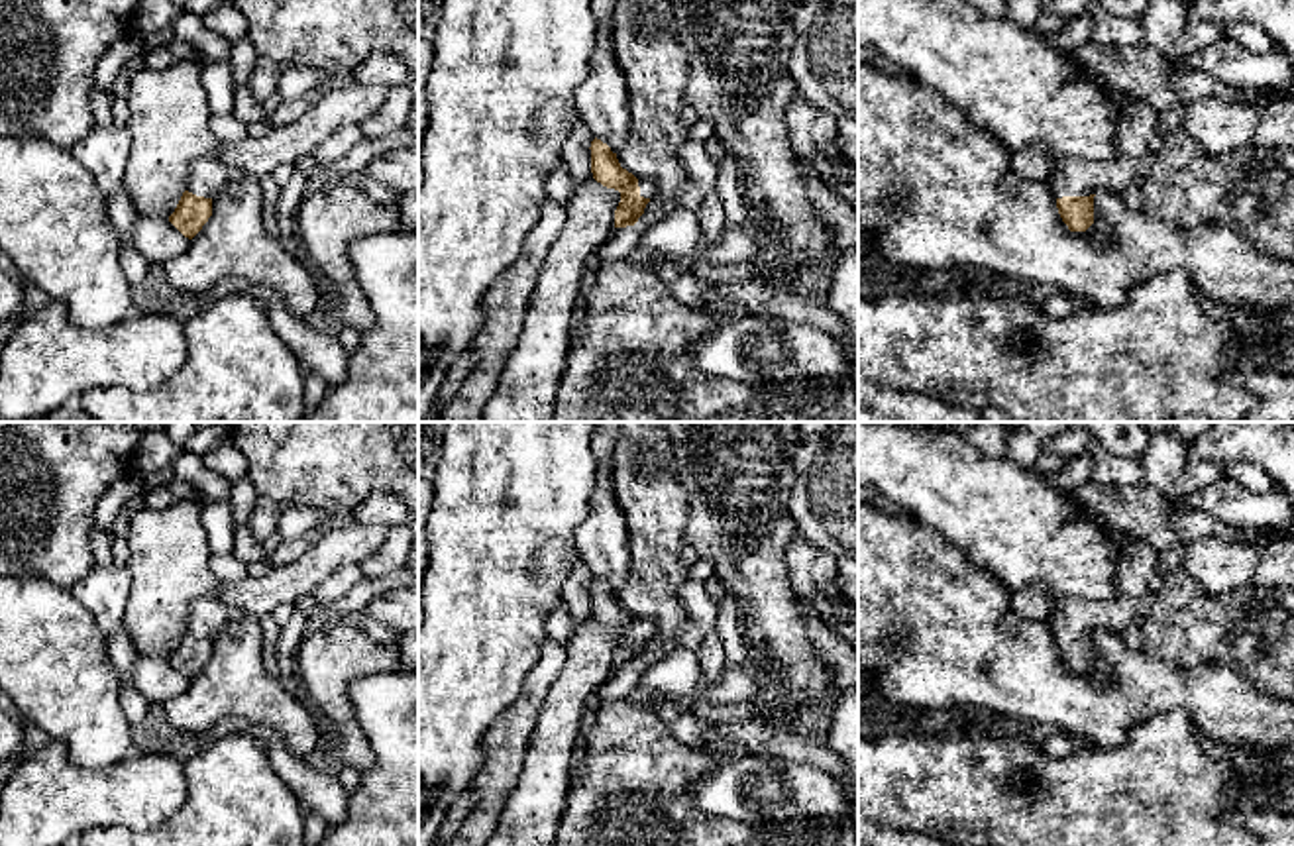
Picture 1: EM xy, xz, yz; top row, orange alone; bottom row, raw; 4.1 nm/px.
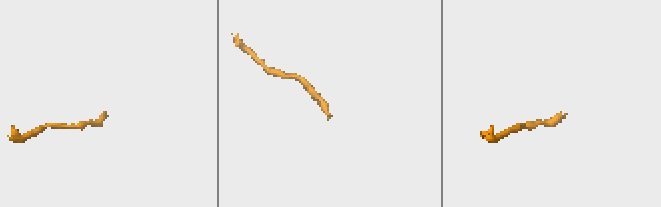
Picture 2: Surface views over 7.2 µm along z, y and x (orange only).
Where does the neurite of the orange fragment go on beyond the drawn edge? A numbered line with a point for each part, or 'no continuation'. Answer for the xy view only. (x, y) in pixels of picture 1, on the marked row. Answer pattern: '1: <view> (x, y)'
1: xy (207, 177)

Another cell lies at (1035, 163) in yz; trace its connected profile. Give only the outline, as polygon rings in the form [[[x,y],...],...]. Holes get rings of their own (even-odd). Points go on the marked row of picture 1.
[[[1037,145],[1011,153],[1011,169],[1021,179],[1051,183],[1054,165],[1052,155]]]

